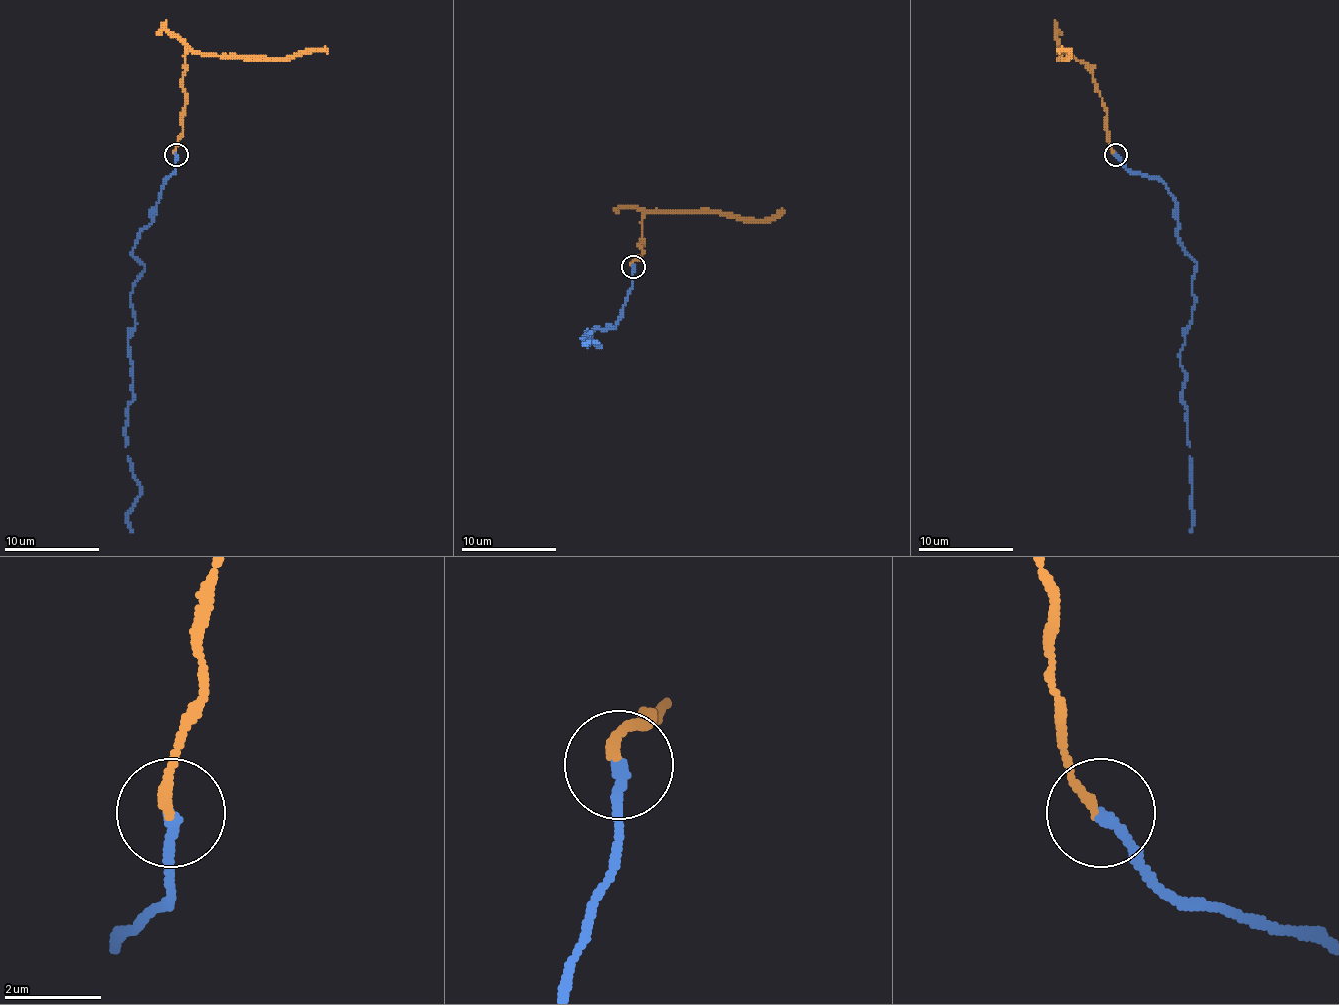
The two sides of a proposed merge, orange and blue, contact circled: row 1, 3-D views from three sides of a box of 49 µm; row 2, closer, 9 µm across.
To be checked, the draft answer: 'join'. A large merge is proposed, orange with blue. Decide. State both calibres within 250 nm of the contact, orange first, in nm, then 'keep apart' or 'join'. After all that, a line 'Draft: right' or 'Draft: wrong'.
200 nm thick on the orange side, 240 nm on the other; join
Draft: right

